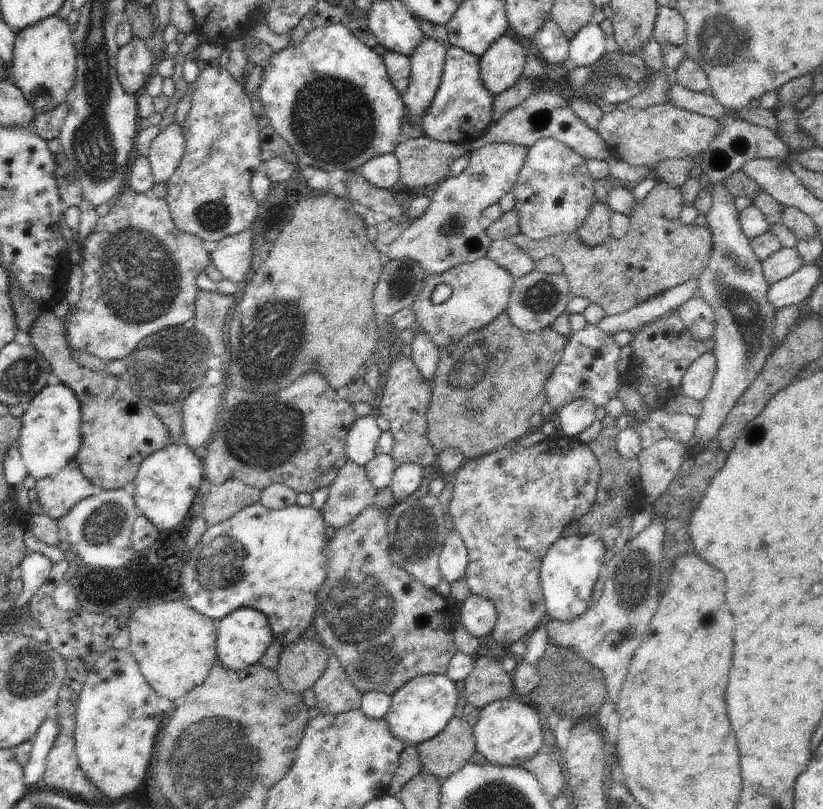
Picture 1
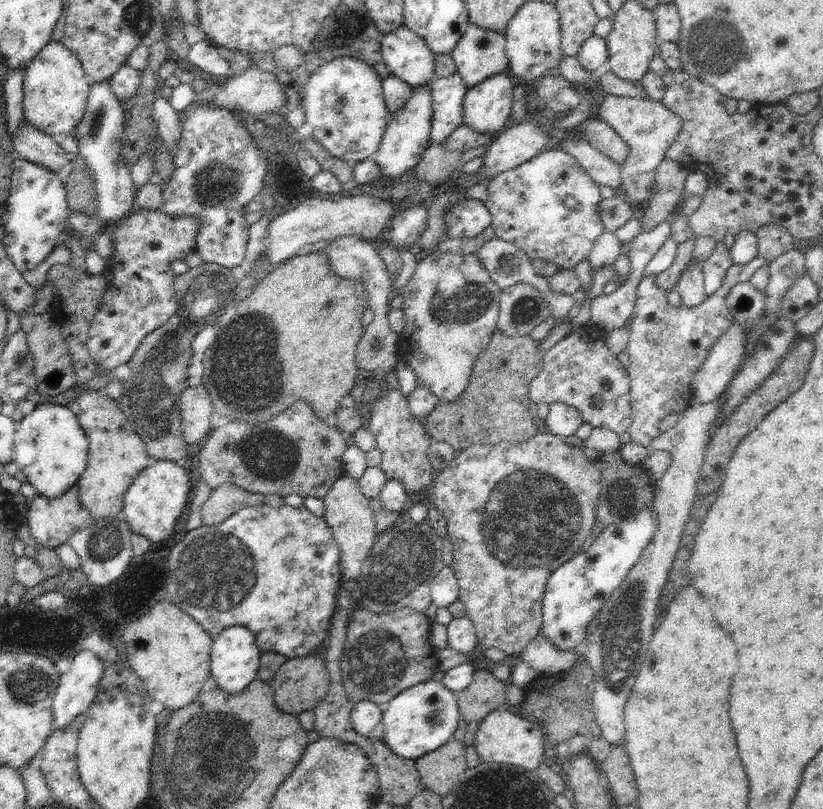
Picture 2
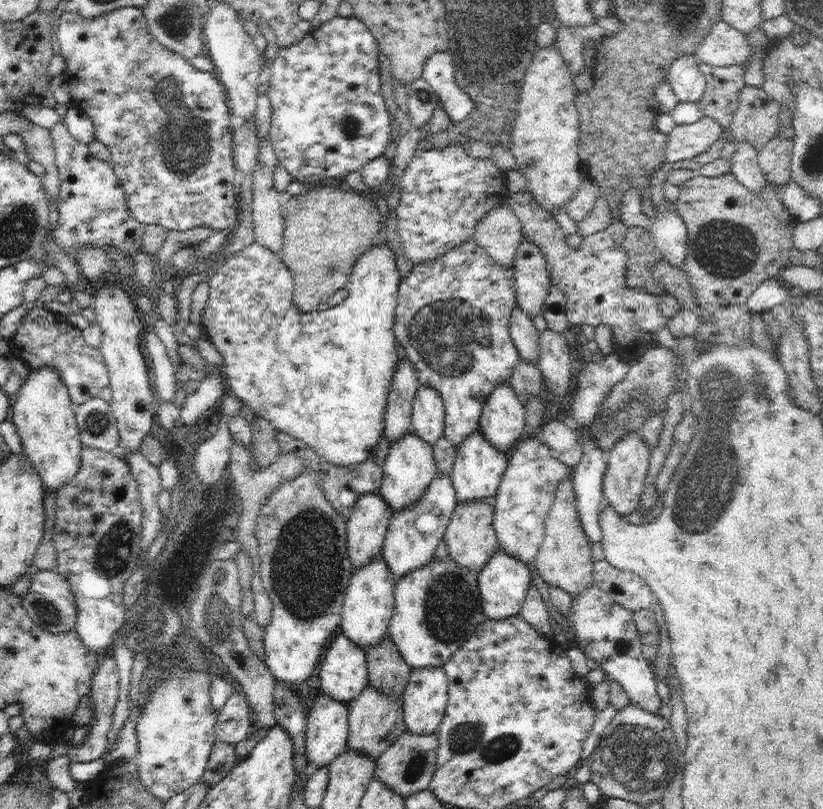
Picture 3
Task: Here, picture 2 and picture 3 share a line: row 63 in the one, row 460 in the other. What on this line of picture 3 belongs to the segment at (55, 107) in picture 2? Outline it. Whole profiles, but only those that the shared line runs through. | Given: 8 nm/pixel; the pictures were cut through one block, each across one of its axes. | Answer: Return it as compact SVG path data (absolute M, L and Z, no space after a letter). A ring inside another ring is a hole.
M42 366L37 370L29 369L26 381L11 402L10 419L20 435L24 456L34 463L36 473L42 477L44 492L58 492L78 473L83 444L74 404L56 368Z

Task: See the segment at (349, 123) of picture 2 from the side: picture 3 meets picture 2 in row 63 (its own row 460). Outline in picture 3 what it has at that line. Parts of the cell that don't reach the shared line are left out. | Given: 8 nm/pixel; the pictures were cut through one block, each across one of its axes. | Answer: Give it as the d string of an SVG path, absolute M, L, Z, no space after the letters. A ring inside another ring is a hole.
M256 242L248 244L240 252L229 255L216 273L207 279L209 284L209 297L204 313L202 313L202 335L211 340L212 344L222 355L224 381L226 389L234 392L237 398L248 405L254 414L268 420L274 428L292 435L306 444L314 447L318 455L336 465L344 465L348 468L354 468L358 463L364 463L366 459L375 454L375 450L384 435L386 403L388 403L388 393L392 387L392 379L398 367L398 352L396 350L396 337L394 334L394 316L396 310L396 300L398 300L398 288L400 288L400 275L396 267L396 253L394 249L384 244L370 245L352 267L352 273L348 277L346 288L348 295L340 304L330 307L329 310L316 310L315 312L306 312L294 304L293 299L293 274L284 264L280 253L268 250L266 246L260 246Z

